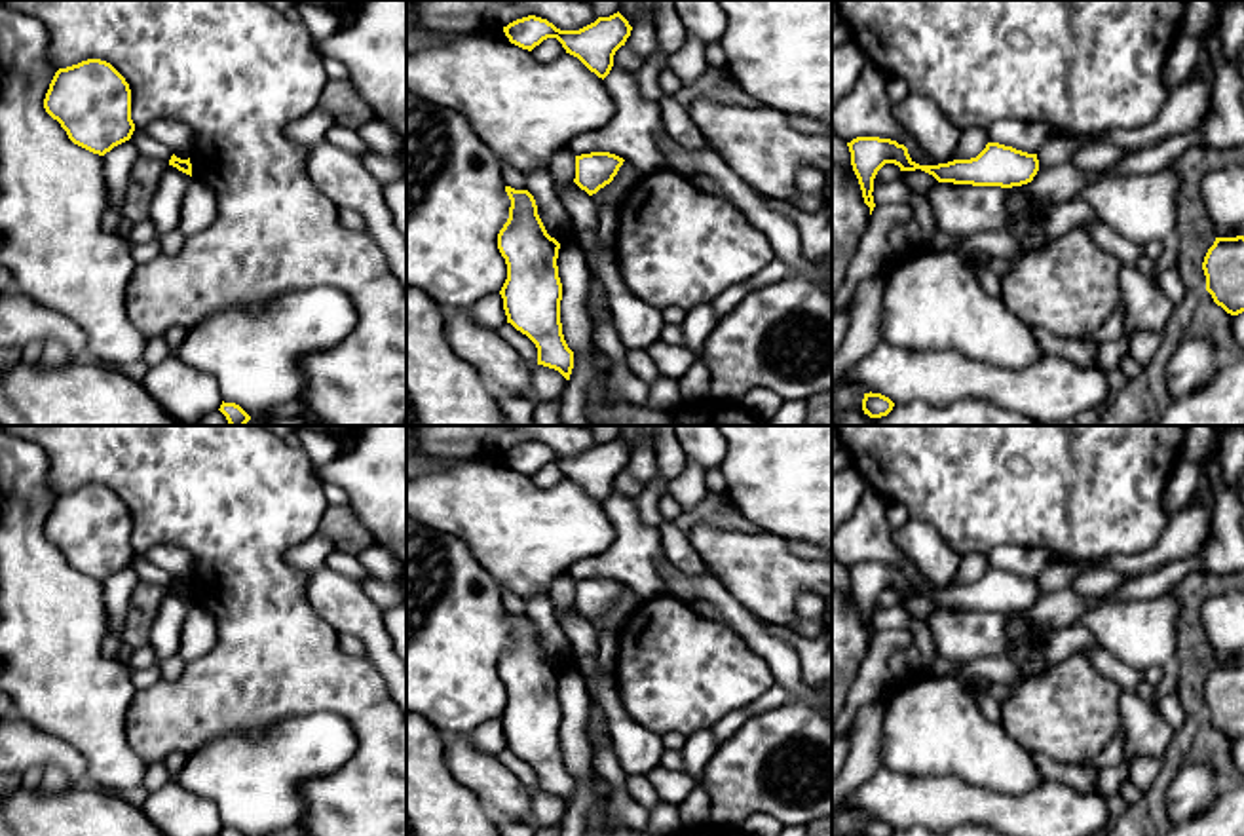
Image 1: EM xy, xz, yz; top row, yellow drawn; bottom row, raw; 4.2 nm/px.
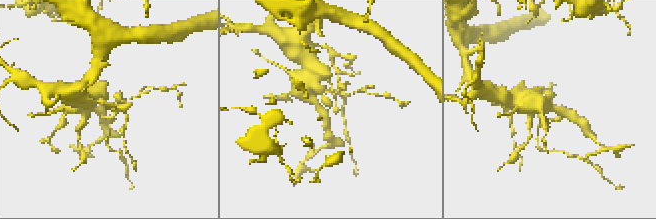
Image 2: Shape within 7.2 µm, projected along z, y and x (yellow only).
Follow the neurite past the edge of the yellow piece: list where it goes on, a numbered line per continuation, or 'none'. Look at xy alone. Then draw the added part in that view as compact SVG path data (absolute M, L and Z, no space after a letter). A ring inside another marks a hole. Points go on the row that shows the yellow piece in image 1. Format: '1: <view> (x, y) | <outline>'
none

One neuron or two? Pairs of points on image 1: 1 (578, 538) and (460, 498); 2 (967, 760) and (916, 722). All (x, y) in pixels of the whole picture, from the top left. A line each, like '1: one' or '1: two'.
1: one
2: one

